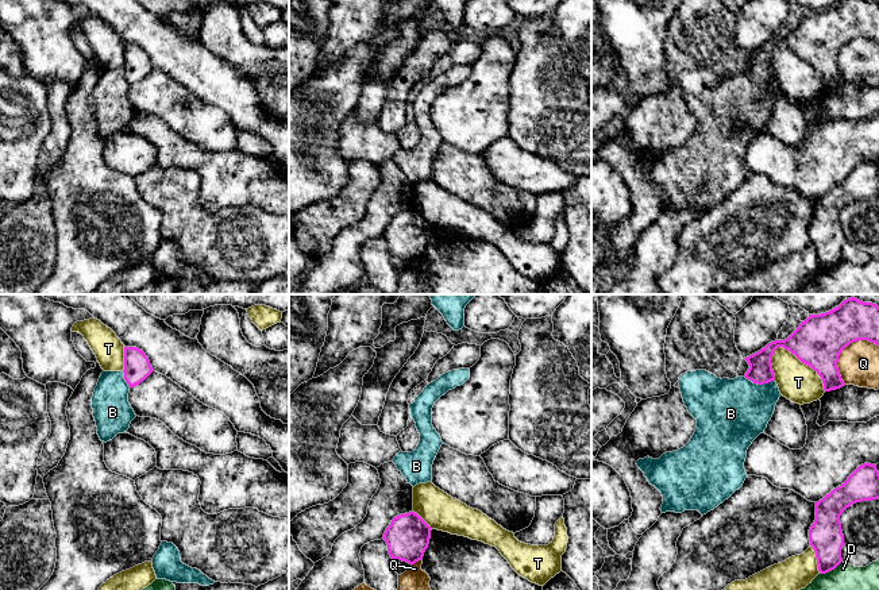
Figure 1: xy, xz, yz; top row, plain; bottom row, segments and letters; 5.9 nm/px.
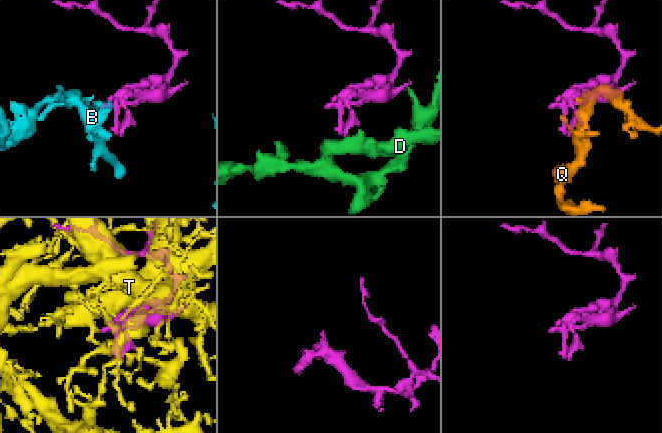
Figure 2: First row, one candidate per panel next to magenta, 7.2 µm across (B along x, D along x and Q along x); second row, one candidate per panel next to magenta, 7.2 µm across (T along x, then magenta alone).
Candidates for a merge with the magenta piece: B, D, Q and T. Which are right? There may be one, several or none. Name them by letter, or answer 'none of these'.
none of these

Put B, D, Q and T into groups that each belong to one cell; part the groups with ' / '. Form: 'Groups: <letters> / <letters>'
Groups: B / D / Q / T

